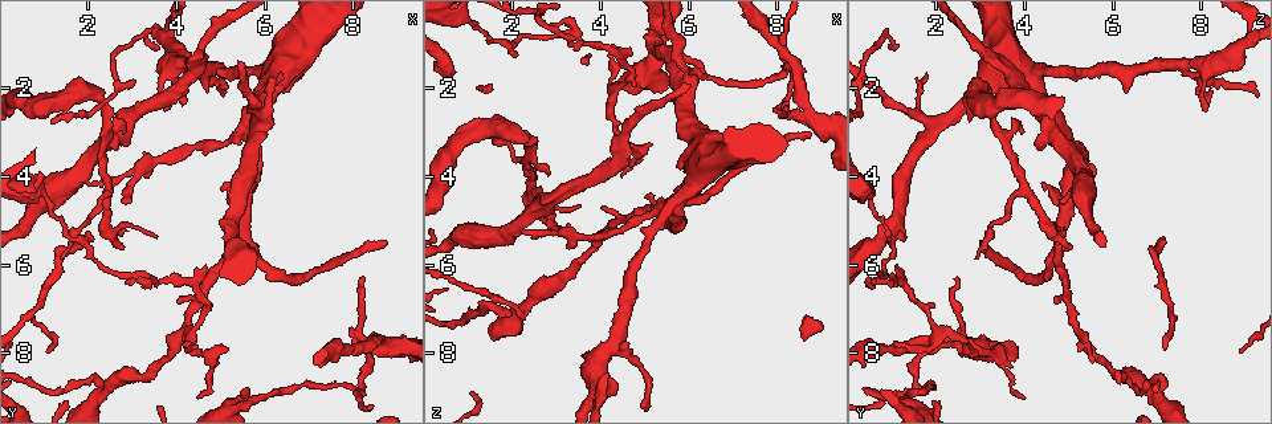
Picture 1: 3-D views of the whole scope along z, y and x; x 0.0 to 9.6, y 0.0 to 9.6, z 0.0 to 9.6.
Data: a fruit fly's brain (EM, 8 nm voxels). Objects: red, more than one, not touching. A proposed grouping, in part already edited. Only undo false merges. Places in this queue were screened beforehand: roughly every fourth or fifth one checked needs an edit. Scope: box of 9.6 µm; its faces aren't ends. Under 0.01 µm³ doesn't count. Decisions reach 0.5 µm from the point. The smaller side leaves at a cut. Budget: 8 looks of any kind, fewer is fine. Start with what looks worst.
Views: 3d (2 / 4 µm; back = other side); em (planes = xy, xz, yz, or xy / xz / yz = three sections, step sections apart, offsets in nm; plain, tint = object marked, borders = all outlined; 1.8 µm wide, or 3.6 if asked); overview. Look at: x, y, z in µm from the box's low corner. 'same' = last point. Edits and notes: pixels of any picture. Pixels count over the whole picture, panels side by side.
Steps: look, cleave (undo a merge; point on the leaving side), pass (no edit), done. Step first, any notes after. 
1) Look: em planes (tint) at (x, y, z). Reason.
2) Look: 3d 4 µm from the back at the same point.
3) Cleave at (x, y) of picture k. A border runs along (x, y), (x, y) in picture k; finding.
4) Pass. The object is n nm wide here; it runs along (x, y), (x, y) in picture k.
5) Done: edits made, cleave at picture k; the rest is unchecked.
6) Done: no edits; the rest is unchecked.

Look: 3d 2 µm at (8.15, 8.85, 1.60). Abrupt turn.

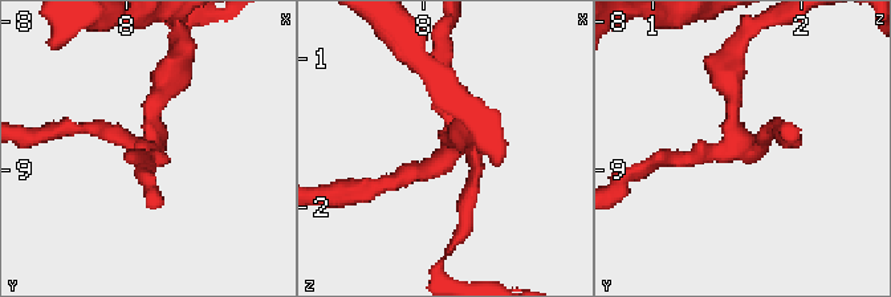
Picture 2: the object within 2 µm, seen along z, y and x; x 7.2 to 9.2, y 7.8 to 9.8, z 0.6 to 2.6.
Look: em planes (tint) at (8.18, 8.80, 1.60). 3 arms meet here; now the EM.

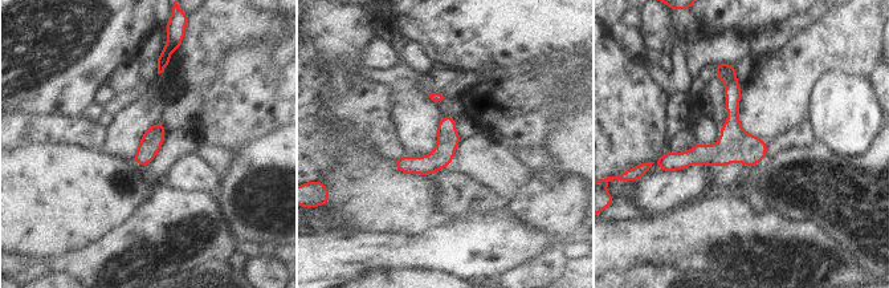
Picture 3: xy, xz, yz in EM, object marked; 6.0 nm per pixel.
Pass. It runs along (732, 68), (732, 136), (665, 162) in picture 3; one neuron here.

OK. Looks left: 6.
Look: 3d 4 µm at (2.30, 8.90, 6.95). Abrupt turn.

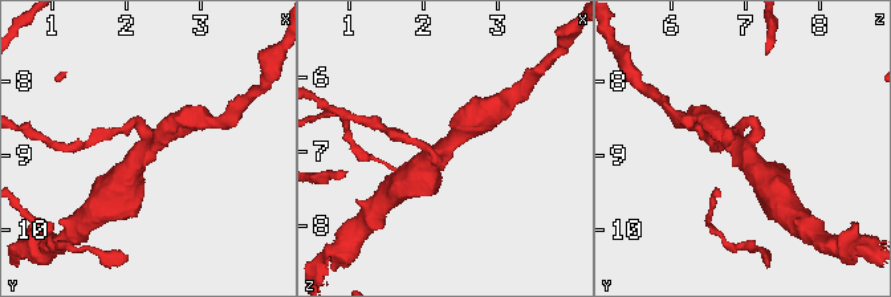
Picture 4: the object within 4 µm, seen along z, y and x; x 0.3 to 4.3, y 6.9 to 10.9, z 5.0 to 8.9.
Look: em xz step 4 (tint) at (2.30, 8.90, 6.95).

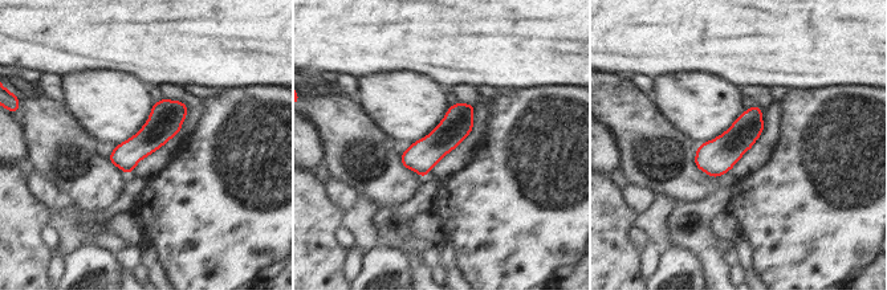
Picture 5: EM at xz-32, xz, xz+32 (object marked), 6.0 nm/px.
Look: em planes (tint) at the same point.

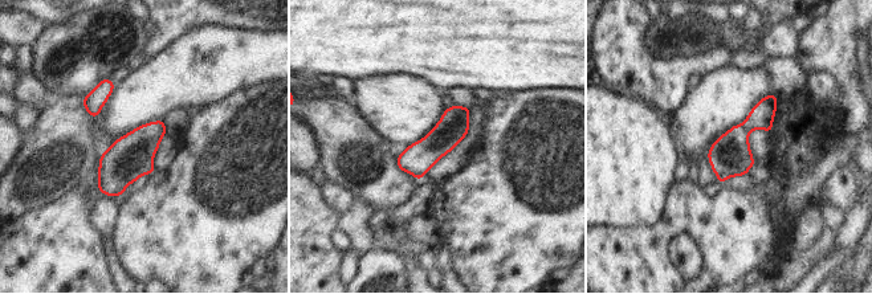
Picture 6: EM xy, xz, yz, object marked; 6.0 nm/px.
Cleave at (761, 117) of picture 6. 3 arms meet here; a border runs along (742, 123), (749, 131) in picture 6; two neurons meet here.

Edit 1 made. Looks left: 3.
Look: overview. See it whole again.

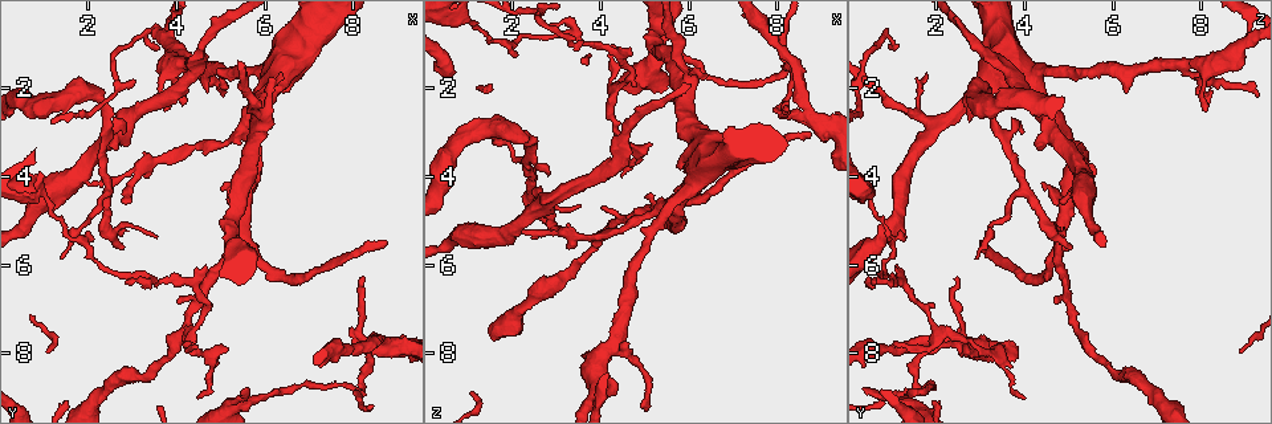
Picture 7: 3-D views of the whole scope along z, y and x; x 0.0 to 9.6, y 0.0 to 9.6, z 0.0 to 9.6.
Look: em planes (tint) at (4.35, 7.40, 2.05). Sharp bend.

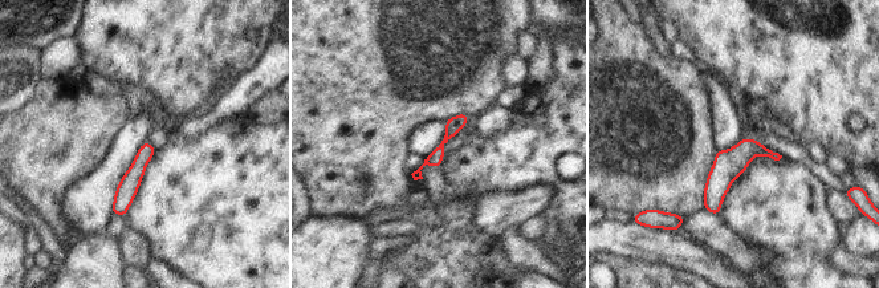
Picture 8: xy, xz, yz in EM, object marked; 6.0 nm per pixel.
Pass. It runs along (774, 155), (748, 151), (713, 210) in picture 8; one neuron here.

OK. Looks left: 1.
Done: edits made, cleave at picture 6; the rest is unchecked.

